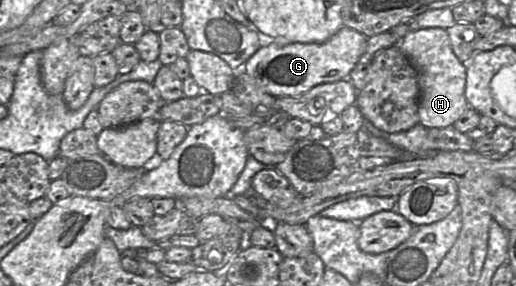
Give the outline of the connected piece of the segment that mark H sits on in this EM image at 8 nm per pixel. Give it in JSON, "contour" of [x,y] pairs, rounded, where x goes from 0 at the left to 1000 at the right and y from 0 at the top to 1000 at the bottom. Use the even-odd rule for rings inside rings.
{"contour":[[[835,94],[797,108],[775,140],[773,168],[810,255],[812,430],[829,451],[878,437],[909,378],[901,339],[905,224],[880,189],[864,101]]]}

